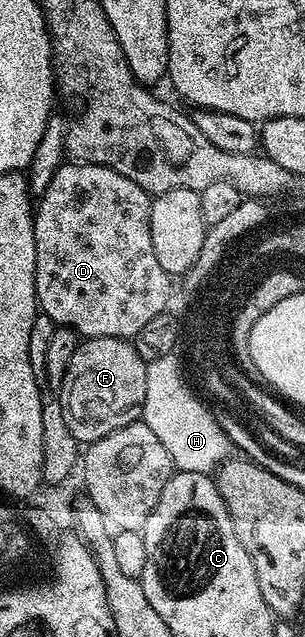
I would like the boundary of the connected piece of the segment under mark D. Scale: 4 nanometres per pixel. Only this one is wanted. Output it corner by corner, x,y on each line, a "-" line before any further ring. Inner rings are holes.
75,162
63,164
52,176
51,183
36,202
34,211
34,235
36,236
36,296
38,309
54,321
55,326
72,328
83,339
88,338
125,338
133,340
136,332
148,324
155,316
167,313
170,302
170,282
172,276
160,268
160,260
156,260
156,248
152,248
152,224
150,223
150,204
152,198
140,184
132,184
128,176
120,176
120,172
112,172
112,168
97,166
91,162

